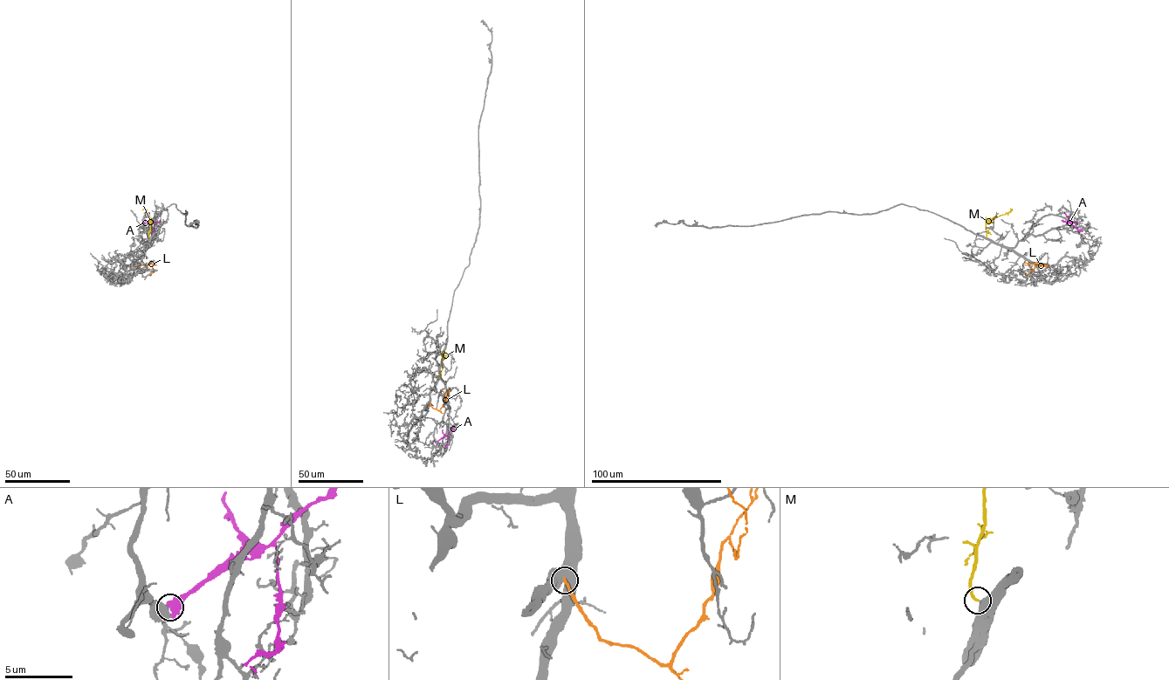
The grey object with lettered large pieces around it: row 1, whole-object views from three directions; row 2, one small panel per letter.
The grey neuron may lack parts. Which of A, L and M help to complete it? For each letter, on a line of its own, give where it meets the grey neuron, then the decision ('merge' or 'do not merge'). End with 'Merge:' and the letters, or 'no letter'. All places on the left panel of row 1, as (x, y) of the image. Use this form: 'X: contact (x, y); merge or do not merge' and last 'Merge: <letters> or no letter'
A: contact (143, 223); do not merge
L: contact (136, 266); do not merge
M: contact (149, 237); merge
Merge: M

